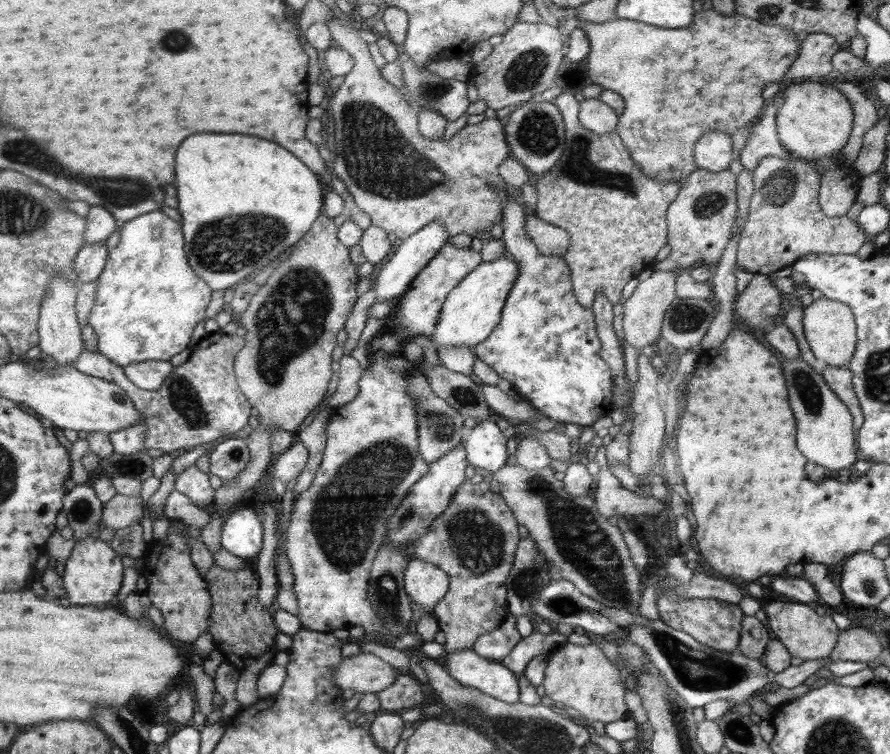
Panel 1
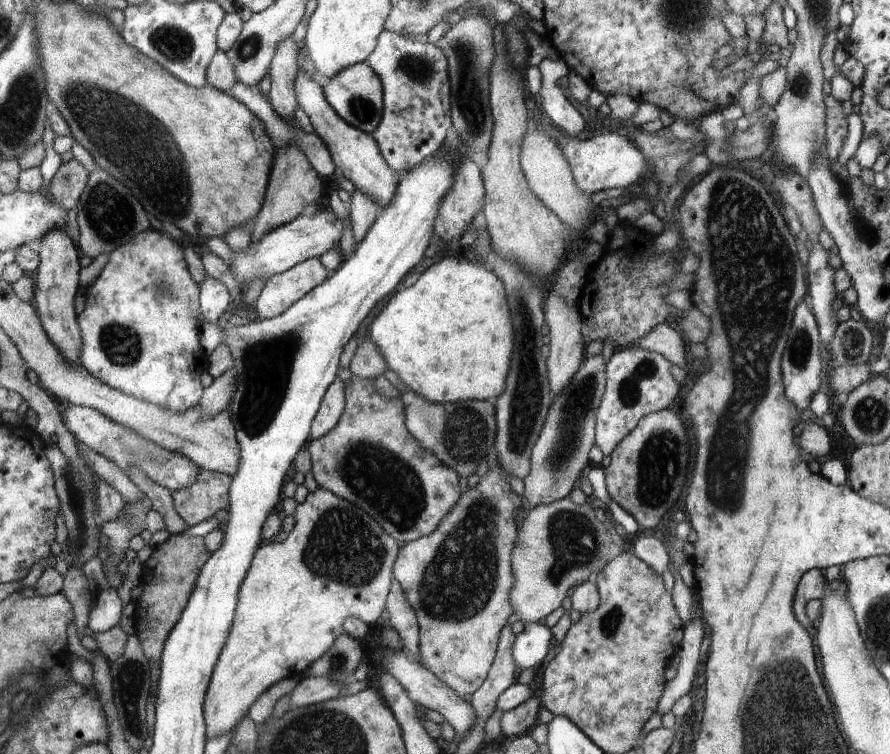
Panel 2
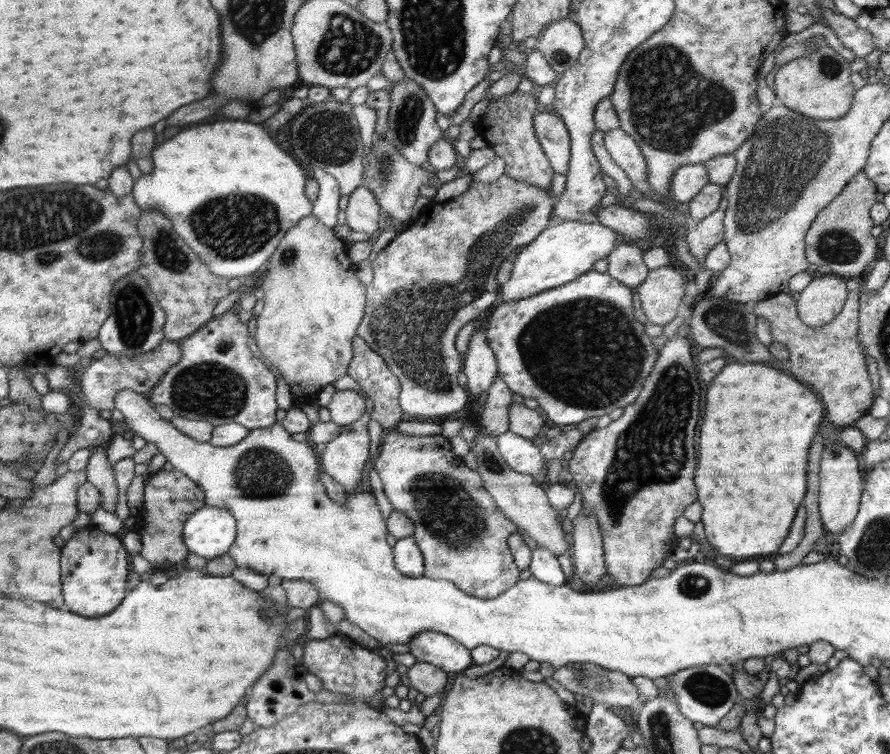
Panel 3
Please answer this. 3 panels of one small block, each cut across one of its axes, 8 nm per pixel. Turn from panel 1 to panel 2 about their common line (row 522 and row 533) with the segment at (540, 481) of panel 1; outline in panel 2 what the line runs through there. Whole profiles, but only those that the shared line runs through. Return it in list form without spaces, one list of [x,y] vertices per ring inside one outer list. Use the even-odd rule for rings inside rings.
[[[568,498],[534,507],[520,519],[511,565],[515,585],[510,593],[514,613],[526,624],[544,621],[567,596],[568,590],[595,578],[604,565],[622,550],[610,537],[607,525],[596,519],[588,504],[577,505]]]

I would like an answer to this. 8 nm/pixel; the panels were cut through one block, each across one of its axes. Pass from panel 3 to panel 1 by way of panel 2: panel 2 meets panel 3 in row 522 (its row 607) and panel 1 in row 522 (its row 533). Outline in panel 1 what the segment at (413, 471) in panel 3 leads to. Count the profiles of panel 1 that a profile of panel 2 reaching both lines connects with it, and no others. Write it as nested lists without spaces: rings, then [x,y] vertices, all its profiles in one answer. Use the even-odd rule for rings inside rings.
[[[465,479],[448,508],[432,520],[428,534],[420,536],[412,548],[411,558],[432,563],[448,575],[448,592],[433,610],[446,637],[443,645],[447,653],[472,650],[475,640],[498,628],[509,613],[506,577],[521,539],[518,525],[506,501],[491,490],[490,483],[472,484]]]

